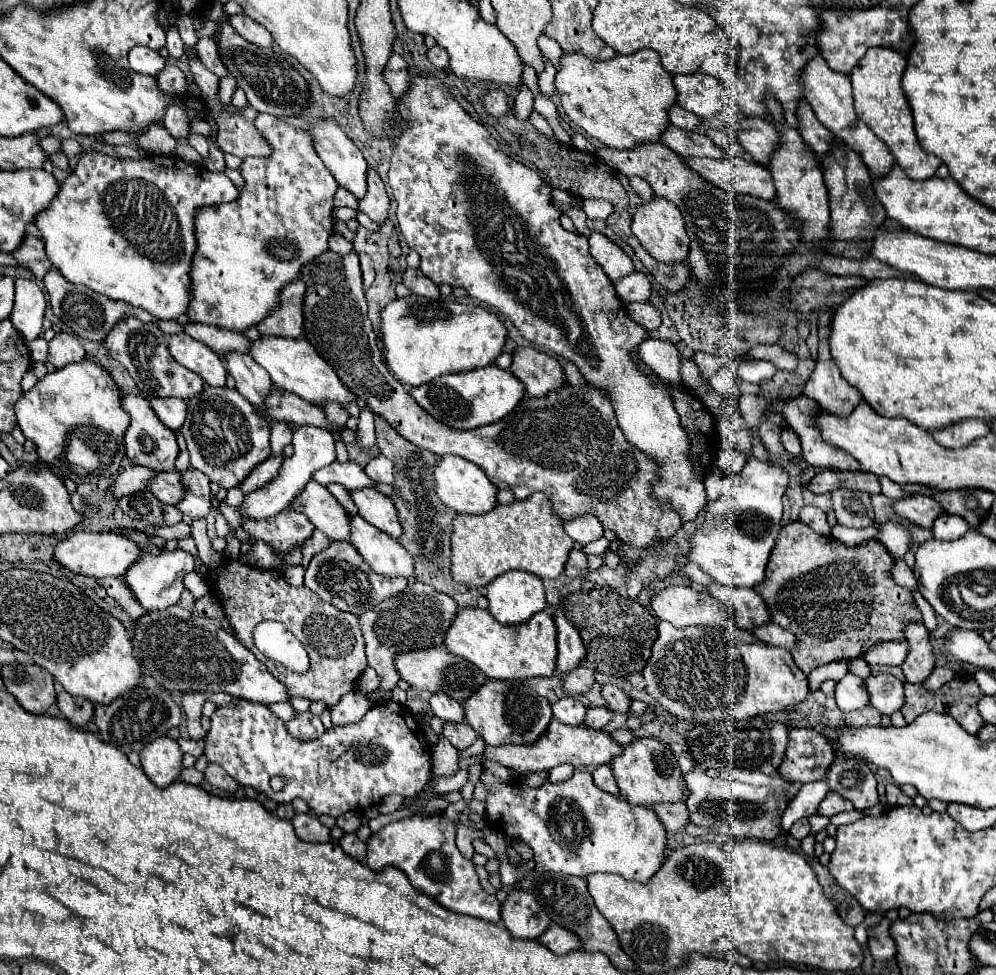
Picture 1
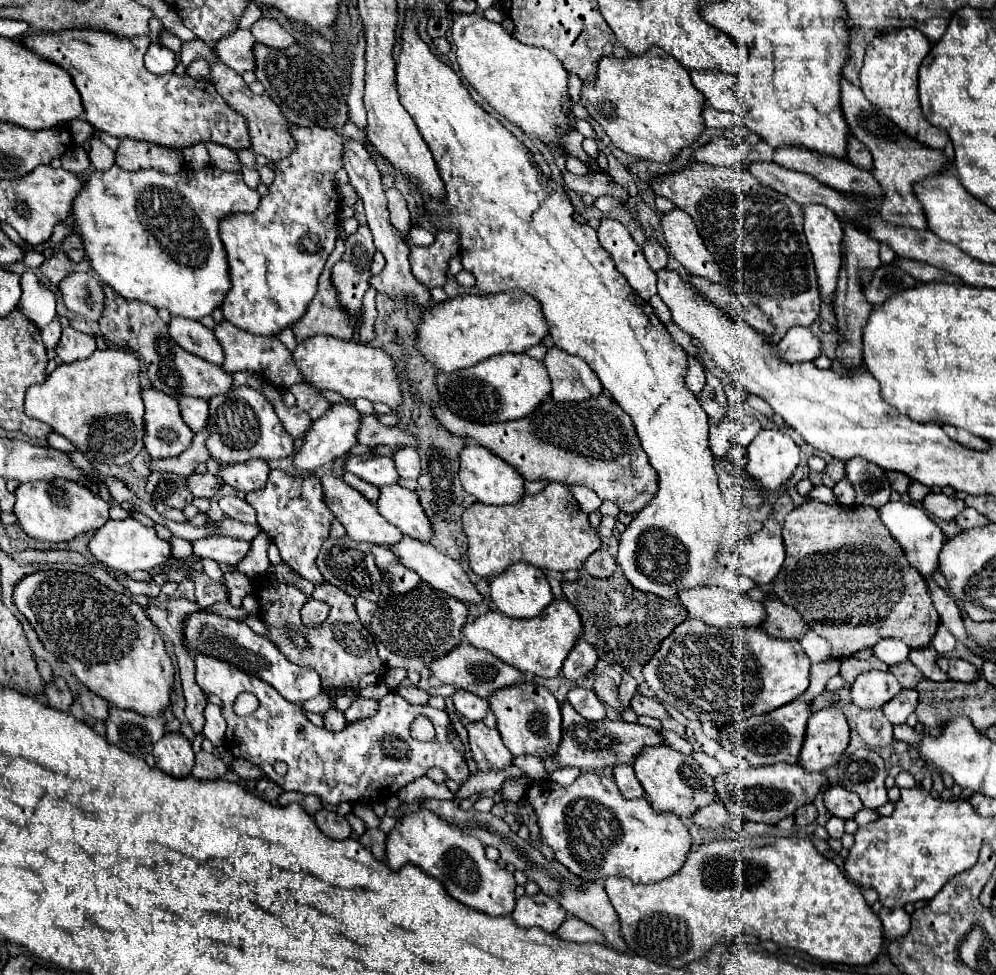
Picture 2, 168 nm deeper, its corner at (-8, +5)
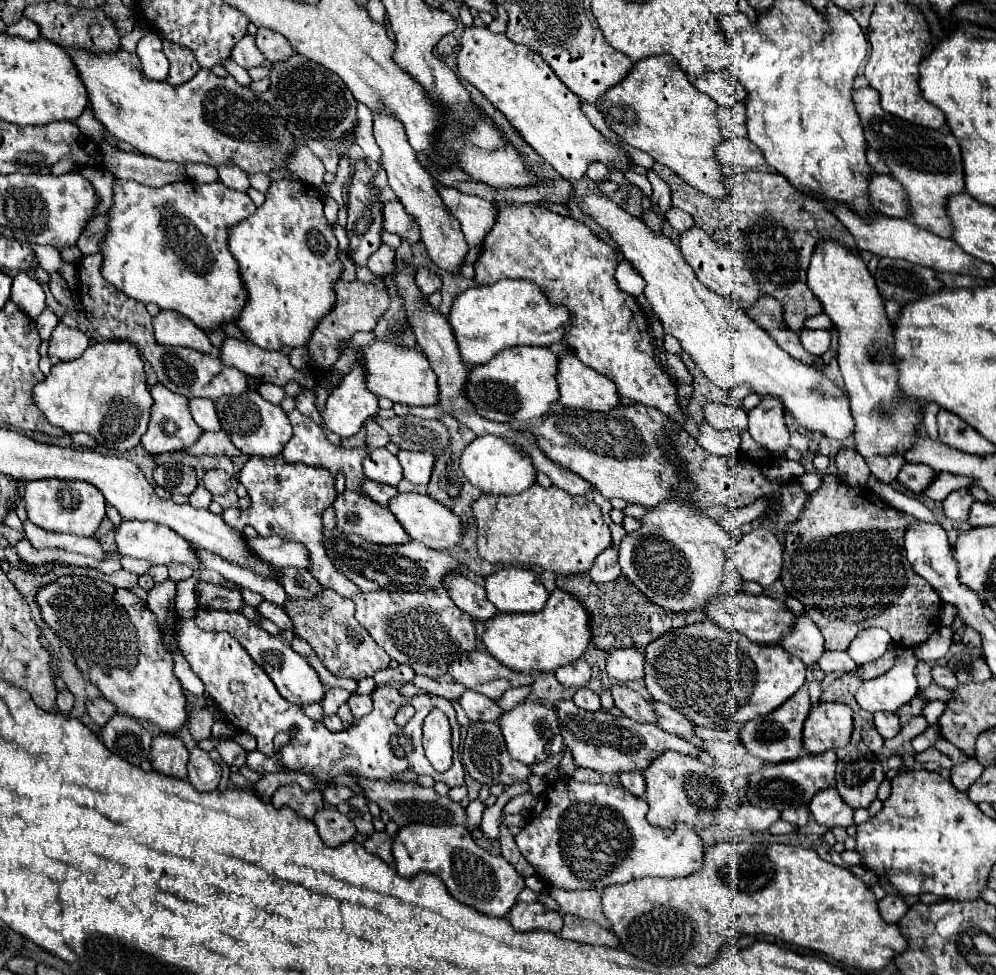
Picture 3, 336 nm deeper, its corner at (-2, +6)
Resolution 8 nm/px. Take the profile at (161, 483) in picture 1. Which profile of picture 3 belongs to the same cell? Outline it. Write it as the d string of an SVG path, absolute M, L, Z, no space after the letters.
M207 471L201 483L203 483L205 489L211 491L213 495L223 495L223 493L231 487L231 479L229 479L229 475L225 475L223 471Z

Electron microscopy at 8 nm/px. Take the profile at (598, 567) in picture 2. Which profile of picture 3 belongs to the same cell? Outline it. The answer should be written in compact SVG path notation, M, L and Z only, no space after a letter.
M605 549L595 561L593 567L589 569L589 575L595 583L605 583L605 581L613 581L621 575L621 567L617 563L617 551L615 549Z

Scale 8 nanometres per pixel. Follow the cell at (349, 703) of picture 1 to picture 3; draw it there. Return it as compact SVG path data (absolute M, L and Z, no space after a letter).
M351 695L349 701L347 701L347 705L351 707L351 713L353 713L355 721L361 719L361 717L365 717L365 715L369 715L373 711L371 695Z

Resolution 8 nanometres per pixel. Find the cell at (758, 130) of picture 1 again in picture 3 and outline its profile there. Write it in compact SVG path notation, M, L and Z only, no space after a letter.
M889 175L869 177L869 203L887 217L905 217L905 193Z

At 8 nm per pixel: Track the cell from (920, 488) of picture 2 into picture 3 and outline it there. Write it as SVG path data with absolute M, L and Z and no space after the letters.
M939 473L933 479L933 485L929 485L923 495L933 499L933 501L943 501L951 491L955 489L965 489L971 487L971 479L967 477L959 477L959 475L951 475L951 473Z

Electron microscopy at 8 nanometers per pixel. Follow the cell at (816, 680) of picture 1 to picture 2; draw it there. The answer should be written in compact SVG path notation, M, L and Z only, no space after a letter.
M837 660L813 664L811 666L811 684L795 702L789 702L789 704L785 704L785 706L781 706L773 712L753 716L749 720L725 726L721 730L721 738L719 738L721 746L725 750L745 754L751 762L759 762L759 766L769 766L769 764L777 764L777 762L797 764L799 762L799 752L801 752L801 746L803 746L803 740L805 740L805 726L807 726L809 716L811 716L811 702L813 702L815 696L819 696L825 690L825 684L837 672L839 672L839 662Z

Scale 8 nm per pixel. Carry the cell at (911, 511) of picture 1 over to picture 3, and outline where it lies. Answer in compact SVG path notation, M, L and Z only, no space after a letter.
M959 489L959 491L953 491L947 495L947 499L941 503L943 505L943 511L949 519L953 521L965 521L967 515L969 515L969 507L975 499L965 491L965 489Z

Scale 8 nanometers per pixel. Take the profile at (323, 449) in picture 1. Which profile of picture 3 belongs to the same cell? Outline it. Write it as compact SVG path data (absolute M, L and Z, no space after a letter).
M353 367L351 373L343 377L341 385L331 391L325 409L321 411L323 429L341 439L353 437L377 409L377 397L369 395L365 383L361 383L361 367Z

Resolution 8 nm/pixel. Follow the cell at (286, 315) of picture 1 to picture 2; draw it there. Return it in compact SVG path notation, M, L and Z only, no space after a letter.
M337 239L335 250L329 256L319 278L317 296L313 298L305 316L293 326L297 340L305 340L307 336L315 336L315 334L337 336L343 340L353 338L357 320L347 316L343 306L337 302L337 292L335 286L331 284L331 269L342 258L344 252L345 240Z

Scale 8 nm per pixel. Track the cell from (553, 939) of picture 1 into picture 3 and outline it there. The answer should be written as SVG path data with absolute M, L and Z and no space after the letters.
M565 915L565 925L561 929L563 939L587 943L587 945L607 945L617 947L619 939L613 935L611 929L597 927L595 923L589 923L577 915Z

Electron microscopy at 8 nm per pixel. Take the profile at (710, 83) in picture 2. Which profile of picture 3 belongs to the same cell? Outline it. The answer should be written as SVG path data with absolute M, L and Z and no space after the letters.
M703 73L695 79L687 77L695 89L709 95L719 107L731 107L737 101L745 101L747 91L729 73Z

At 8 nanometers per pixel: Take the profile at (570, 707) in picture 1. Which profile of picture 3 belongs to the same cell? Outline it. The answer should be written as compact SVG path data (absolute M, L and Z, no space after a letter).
M587 687L579 689L579 691L573 695L573 703L575 703L577 707L585 709L585 711L599 711L599 709L601 709L599 697L597 697L591 689L587 689Z

